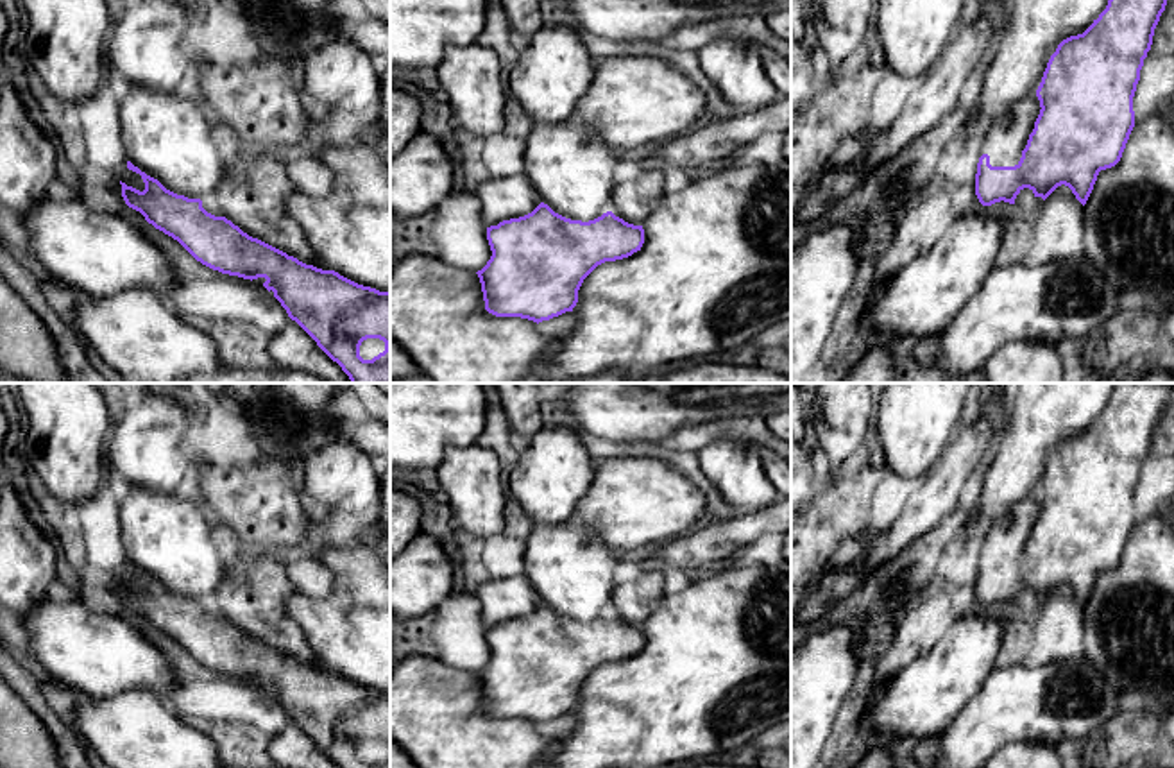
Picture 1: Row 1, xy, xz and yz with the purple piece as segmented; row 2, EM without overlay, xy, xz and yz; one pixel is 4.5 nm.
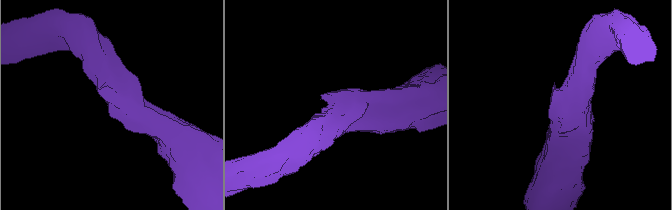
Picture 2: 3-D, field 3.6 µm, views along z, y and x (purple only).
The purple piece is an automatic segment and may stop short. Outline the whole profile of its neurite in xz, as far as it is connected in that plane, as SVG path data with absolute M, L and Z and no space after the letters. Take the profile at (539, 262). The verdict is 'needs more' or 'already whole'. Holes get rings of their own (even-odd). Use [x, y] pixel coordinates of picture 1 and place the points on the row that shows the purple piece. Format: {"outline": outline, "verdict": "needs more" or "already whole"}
{"outline": "M521 172L490 177L474 190L487 224L492 251L487 265L478 270L485 310L496 317L521 317L533 322L549 320L573 311L583 279L601 263L616 261L641 251L642 226L634 226L612 211L582 222L555 213Z", "verdict": "needs more"}

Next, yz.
{"outline": "M1108 0L1106 9L1083 34L1070 36L1058 45L1038 90L1020 98L993 124L983 141L975 174L975 195L983 206L1000 201L1015 204L1024 188L1045 201L1061 184L1068 186L1083 206L1086 204L1099 172L1120 161L1135 127L1133 97L1165 5L1167 0Z", "verdict": "needs more"}

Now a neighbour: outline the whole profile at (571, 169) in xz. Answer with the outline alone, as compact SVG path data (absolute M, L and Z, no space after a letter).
M576 116L562 124L537 124L526 138L523 174L555 213L589 222L610 211L617 152Z

